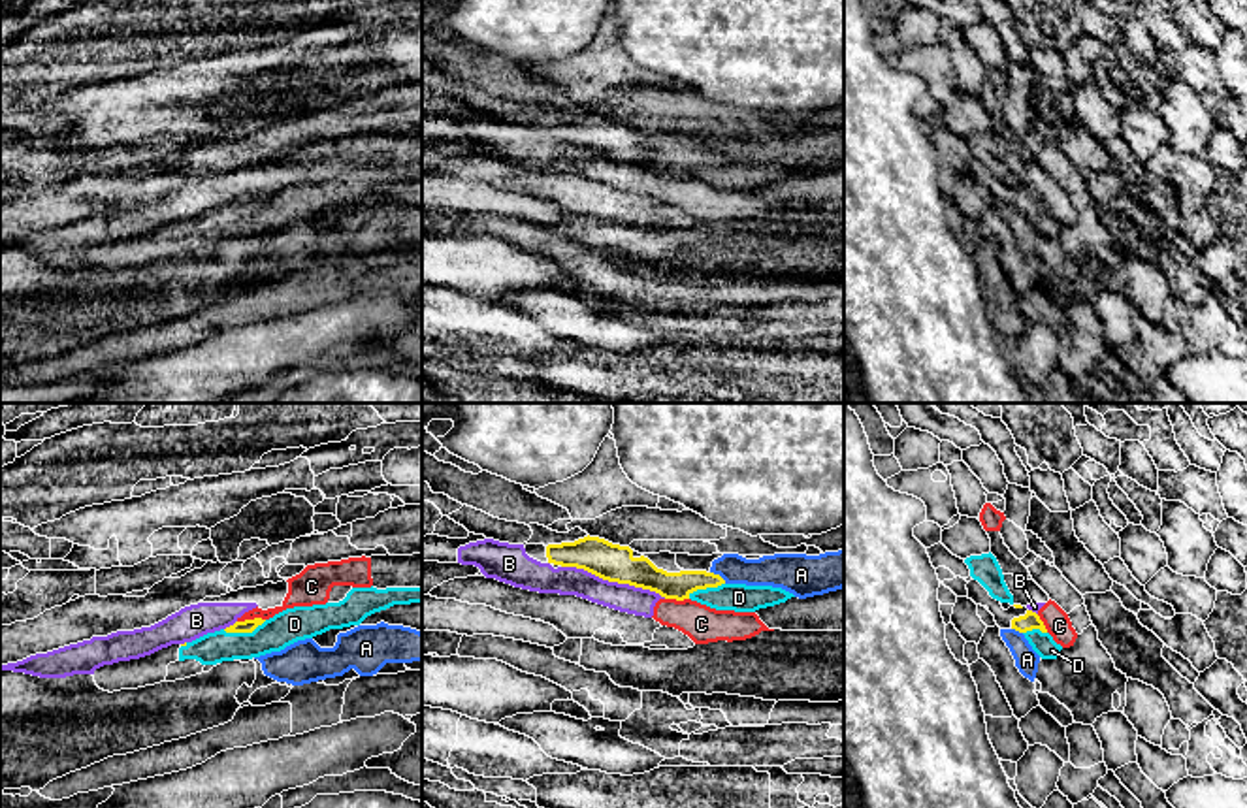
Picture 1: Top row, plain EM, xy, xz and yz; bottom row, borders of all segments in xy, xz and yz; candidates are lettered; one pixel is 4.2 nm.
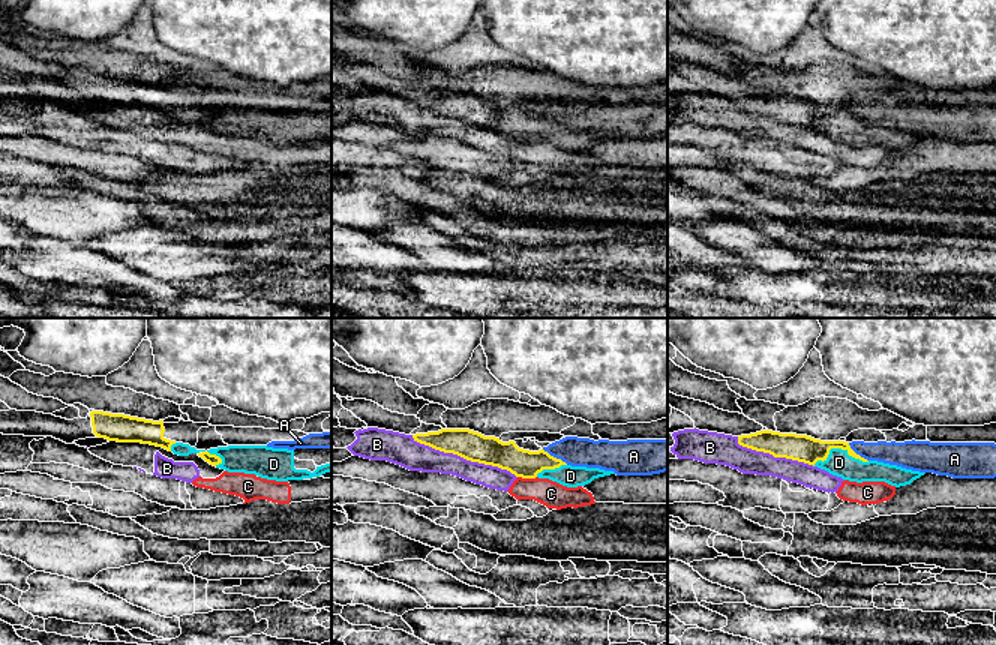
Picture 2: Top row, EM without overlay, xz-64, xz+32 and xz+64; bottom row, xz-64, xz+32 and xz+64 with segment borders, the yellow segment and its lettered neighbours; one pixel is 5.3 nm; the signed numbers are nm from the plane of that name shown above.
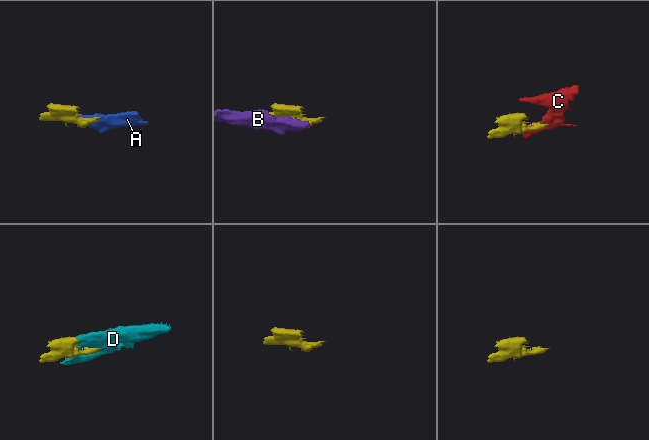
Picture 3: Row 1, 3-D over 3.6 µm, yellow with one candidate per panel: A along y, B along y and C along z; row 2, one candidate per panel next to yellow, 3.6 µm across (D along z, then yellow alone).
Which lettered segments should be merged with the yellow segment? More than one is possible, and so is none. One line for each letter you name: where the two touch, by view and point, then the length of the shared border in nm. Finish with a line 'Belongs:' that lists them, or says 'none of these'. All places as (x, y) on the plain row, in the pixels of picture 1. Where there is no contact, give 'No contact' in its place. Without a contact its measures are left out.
D: Touches yellow at xy (243, 210). Shared border 200 nm
Belongs: D

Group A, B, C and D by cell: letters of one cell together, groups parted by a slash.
A / B C / D

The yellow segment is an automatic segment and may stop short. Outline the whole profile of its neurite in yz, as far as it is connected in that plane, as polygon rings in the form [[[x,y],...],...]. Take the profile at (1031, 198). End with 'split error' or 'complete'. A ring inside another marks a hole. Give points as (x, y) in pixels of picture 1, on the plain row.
[[[1027,188],[1025,194],[1012,198],[1012,207],[1025,213],[1032,228],[1042,237],[1057,237],[1062,224],[1053,218],[1053,215],[1047,211],[1044,200],[1040,194],[1032,188]]]; split error

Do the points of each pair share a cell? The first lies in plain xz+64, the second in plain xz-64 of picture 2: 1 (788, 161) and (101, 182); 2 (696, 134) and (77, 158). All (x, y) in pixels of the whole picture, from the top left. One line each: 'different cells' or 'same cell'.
1: different cells
2: different cells

